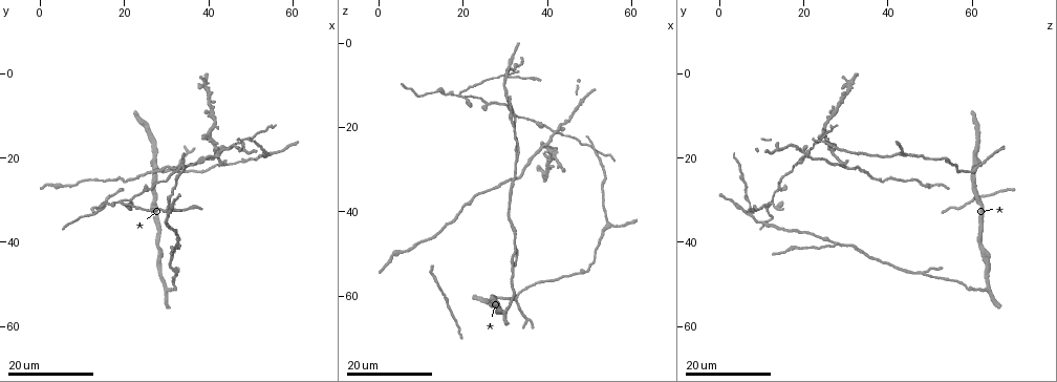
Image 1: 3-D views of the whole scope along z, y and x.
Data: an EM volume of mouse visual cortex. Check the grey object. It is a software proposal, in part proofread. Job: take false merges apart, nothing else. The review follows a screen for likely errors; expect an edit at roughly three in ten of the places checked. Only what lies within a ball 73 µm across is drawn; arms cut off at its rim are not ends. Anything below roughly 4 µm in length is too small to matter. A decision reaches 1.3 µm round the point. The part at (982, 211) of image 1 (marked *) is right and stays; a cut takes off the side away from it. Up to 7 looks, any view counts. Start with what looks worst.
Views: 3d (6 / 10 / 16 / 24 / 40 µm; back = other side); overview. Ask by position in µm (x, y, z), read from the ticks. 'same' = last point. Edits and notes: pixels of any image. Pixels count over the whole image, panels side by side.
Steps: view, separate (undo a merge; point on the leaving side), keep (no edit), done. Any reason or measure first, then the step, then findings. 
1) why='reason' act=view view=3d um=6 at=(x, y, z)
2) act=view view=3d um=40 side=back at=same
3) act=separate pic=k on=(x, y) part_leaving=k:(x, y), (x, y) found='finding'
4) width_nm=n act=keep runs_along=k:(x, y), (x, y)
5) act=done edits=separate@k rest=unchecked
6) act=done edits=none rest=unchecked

why='three-way junction' act=view view=3d um=16 at=(55.5, 18.5, 43.5)

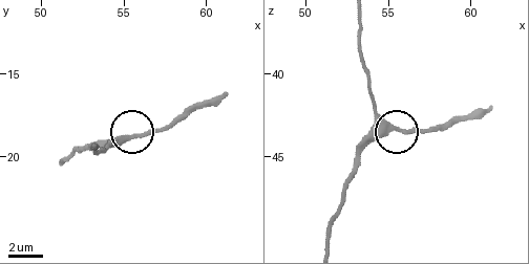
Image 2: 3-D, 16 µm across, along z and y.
why='closer look' act=view view=3d um=6 at=(55.1, 18.8, 43.1)

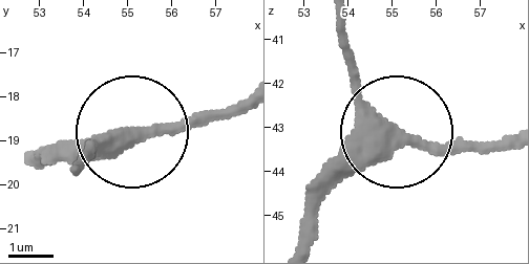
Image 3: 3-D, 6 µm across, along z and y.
act=view view=3d um=6 side=back at=(54.95, 18.85, 43.10)

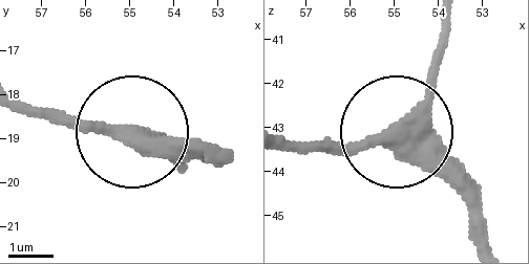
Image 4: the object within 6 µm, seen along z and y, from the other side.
side_arm_um=8 act=keep runs_along=4:(226, 158), (19, 113) found='all the same cell'

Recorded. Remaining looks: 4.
why='branch point' act=view view=3d um=24 at=(32.5, 47.5, 48.0)

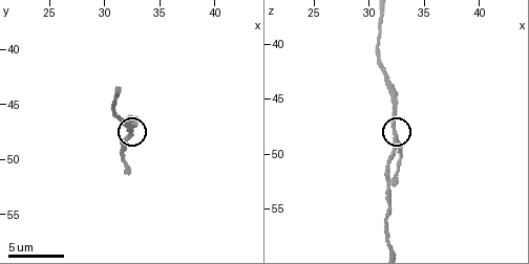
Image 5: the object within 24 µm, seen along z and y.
act=view view=3d um=6 at=same

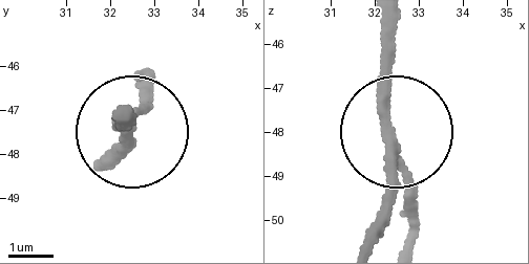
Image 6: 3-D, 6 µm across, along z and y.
arms=3 act=keep runs_along=6:(366, 239), (397, 145), (408, 223) found='all the same cell'

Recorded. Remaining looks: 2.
why='a fork' act=view view=3d um=24 at=(32.0, 23.0, 61.0)

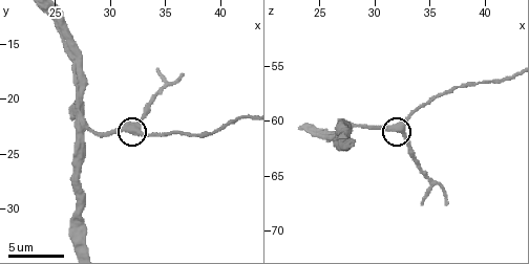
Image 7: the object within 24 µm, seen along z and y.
why='closer look' act=view view=3d um=10 at=(32.6, 22.6, 61.0)

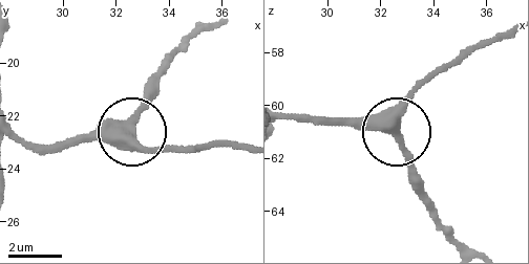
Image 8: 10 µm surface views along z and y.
side_arm_um=10 act=keep runs_along=8:(21, 138), (76, 144), (123, 130), (147, 78) found='all the same cell'

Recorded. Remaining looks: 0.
act=done edits=none rest=unchecked

